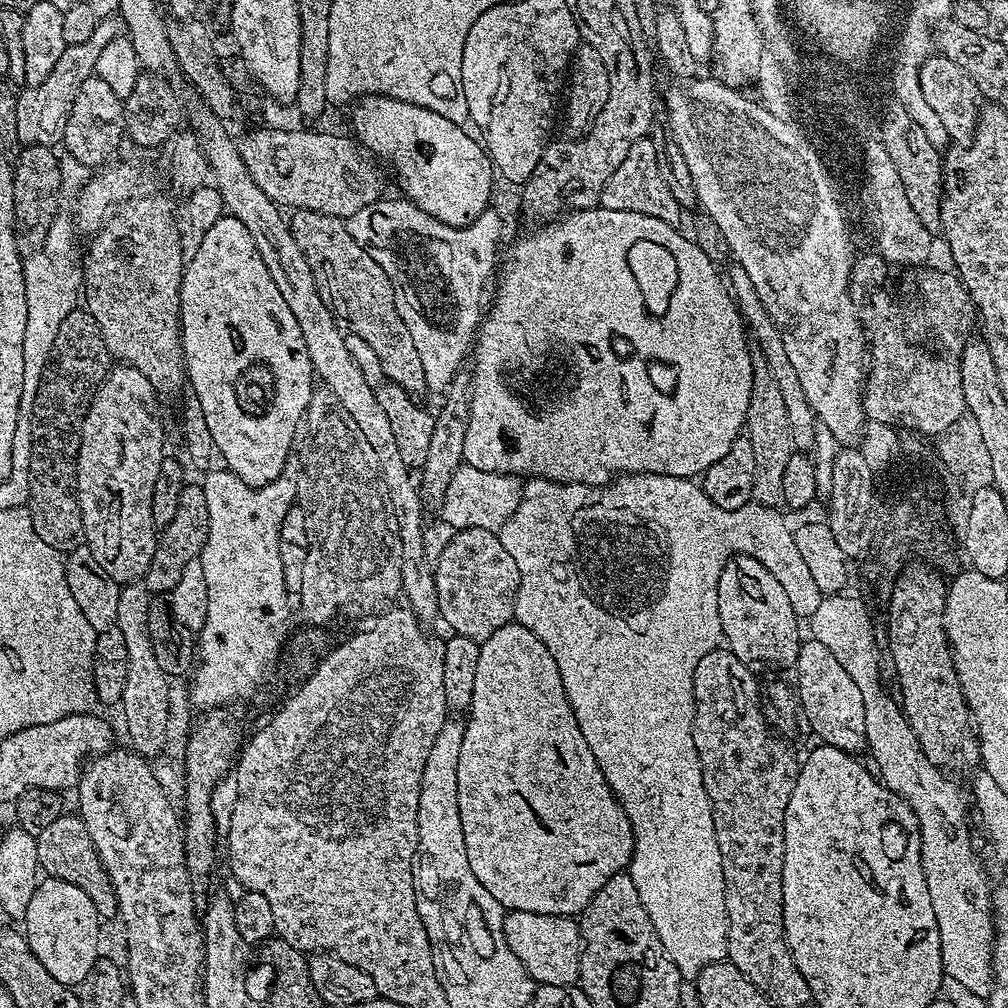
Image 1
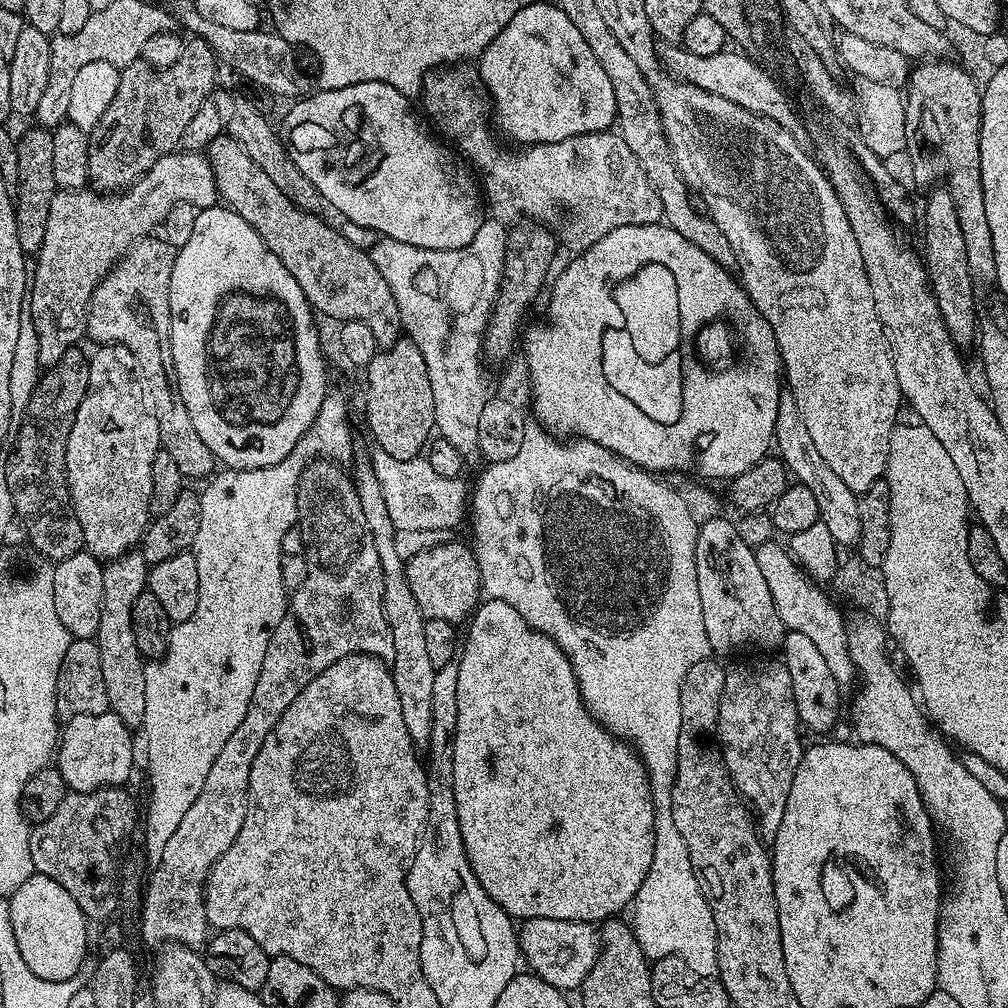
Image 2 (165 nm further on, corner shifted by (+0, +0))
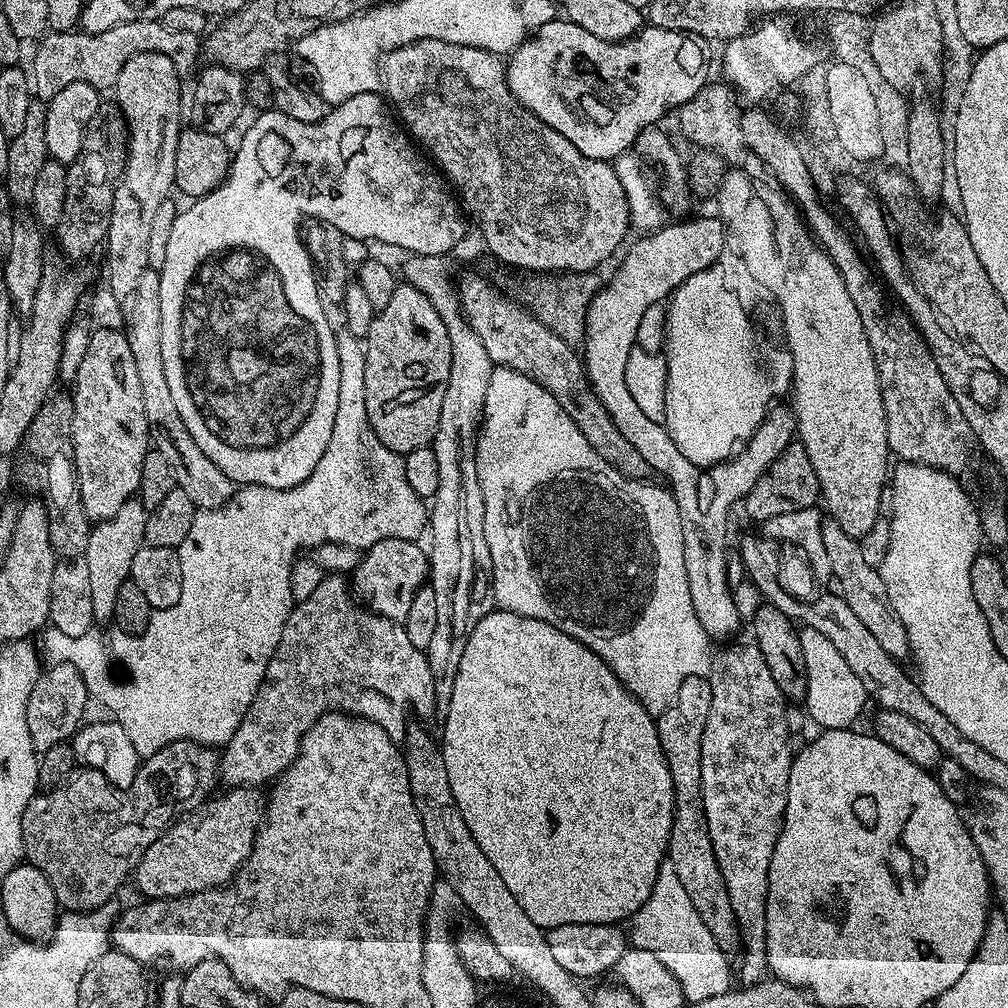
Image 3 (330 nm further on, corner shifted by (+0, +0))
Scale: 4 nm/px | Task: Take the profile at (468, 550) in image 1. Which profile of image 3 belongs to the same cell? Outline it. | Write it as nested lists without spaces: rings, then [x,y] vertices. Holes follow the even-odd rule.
[[[382,538],[374,542],[363,553],[361,564],[351,571],[356,578],[357,588],[365,605],[378,616],[402,622],[406,618],[406,610],[410,610],[410,602],[419,588],[425,587],[430,576],[430,556],[420,549],[415,540],[402,538]]]

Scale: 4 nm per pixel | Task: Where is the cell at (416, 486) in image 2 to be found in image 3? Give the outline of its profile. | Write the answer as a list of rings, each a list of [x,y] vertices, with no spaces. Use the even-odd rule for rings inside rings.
[[[343,322],[337,323],[334,331],[338,346],[338,414],[334,414],[334,431],[330,434],[330,443],[326,446],[326,454],[322,454],[318,466],[314,466],[314,474],[310,474],[310,478],[306,478],[298,486],[277,492],[266,486],[246,484],[237,487],[221,508],[197,511],[194,522],[190,522],[190,530],[186,534],[186,538],[182,538],[179,548],[176,549],[178,562],[182,562],[182,594],[178,594],[178,602],[174,606],[155,609],[150,622],[137,636],[116,630],[113,631],[114,634],[109,640],[103,640],[97,633],[98,631],[91,630],[81,637],[71,637],[62,634],[61,630],[53,627],[49,627],[43,633],[43,636],[45,635],[44,648],[42,644],[43,655],[47,659],[49,656],[49,661],[52,664],[69,664],[76,669],[76,673],[86,682],[89,697],[95,703],[97,700],[108,711],[105,713],[110,714],[111,719],[122,726],[122,730],[126,730],[130,742],[134,742],[134,750],[142,758],[153,756],[158,750],[162,750],[162,746],[179,740],[193,740],[195,744],[207,744],[209,748],[214,749],[219,749],[230,742],[234,730],[238,730],[246,710],[250,710],[250,706],[258,694],[261,672],[269,660],[268,656],[271,656],[272,648],[275,647],[276,638],[282,633],[281,625],[284,623],[289,599],[292,597],[290,570],[301,555],[300,548],[311,550],[320,544],[336,543],[367,550],[370,546],[374,546],[374,542],[378,542],[382,538],[419,541],[423,532],[425,535],[426,525],[430,520],[430,512],[425,501],[418,494],[414,494],[414,490],[410,490],[410,484],[406,482],[403,459],[397,453],[391,452],[376,437],[366,418],[366,382],[364,381],[366,378],[366,354],[361,337],[352,334]]]

